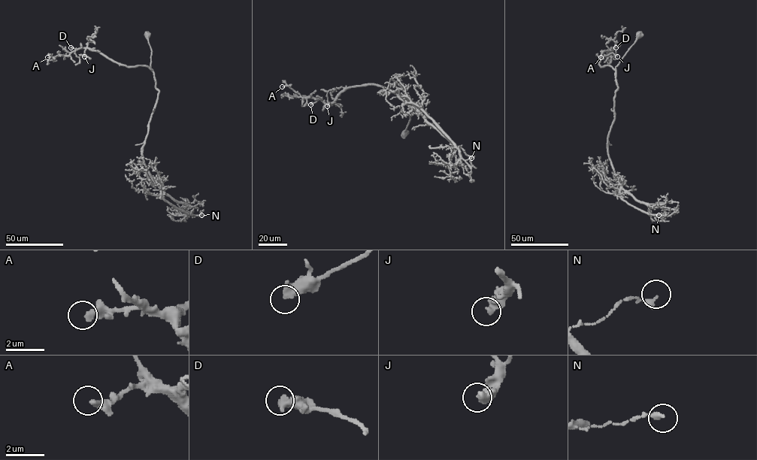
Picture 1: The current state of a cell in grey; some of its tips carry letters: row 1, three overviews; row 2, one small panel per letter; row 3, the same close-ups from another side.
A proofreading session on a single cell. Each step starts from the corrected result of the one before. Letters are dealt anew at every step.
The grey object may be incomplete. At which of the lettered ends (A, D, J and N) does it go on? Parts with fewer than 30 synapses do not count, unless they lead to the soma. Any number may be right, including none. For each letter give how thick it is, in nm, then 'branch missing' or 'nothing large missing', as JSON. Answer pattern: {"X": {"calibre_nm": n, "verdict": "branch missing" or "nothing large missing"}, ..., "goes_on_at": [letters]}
{"A": {"calibre_nm": 240, "verdict": "nothing large missing"}, "D": {"calibre_nm": 420, "verdict": "nothing large missing"}, "J": {"calibre_nm": 440, "verdict": "branch missing"}, "N": {"calibre_nm": 280, "verdict": "nothing large missing"}, "goes_on_at": ["J"]}

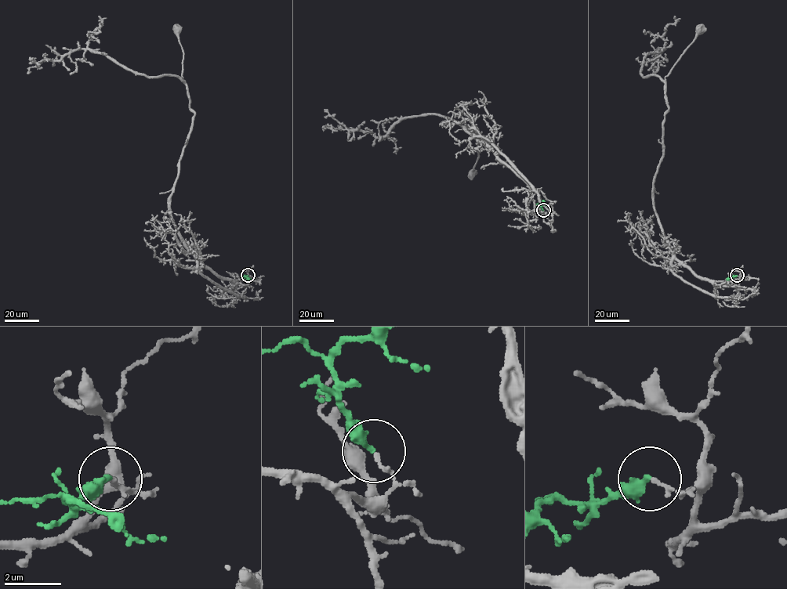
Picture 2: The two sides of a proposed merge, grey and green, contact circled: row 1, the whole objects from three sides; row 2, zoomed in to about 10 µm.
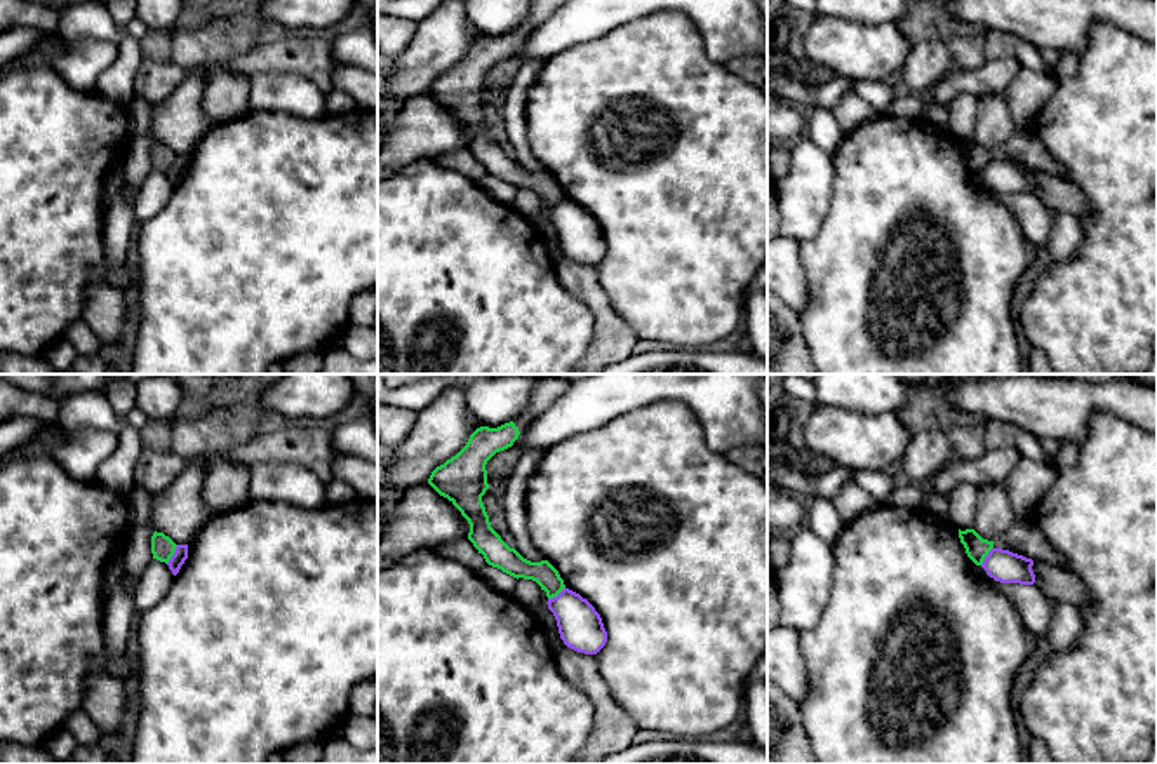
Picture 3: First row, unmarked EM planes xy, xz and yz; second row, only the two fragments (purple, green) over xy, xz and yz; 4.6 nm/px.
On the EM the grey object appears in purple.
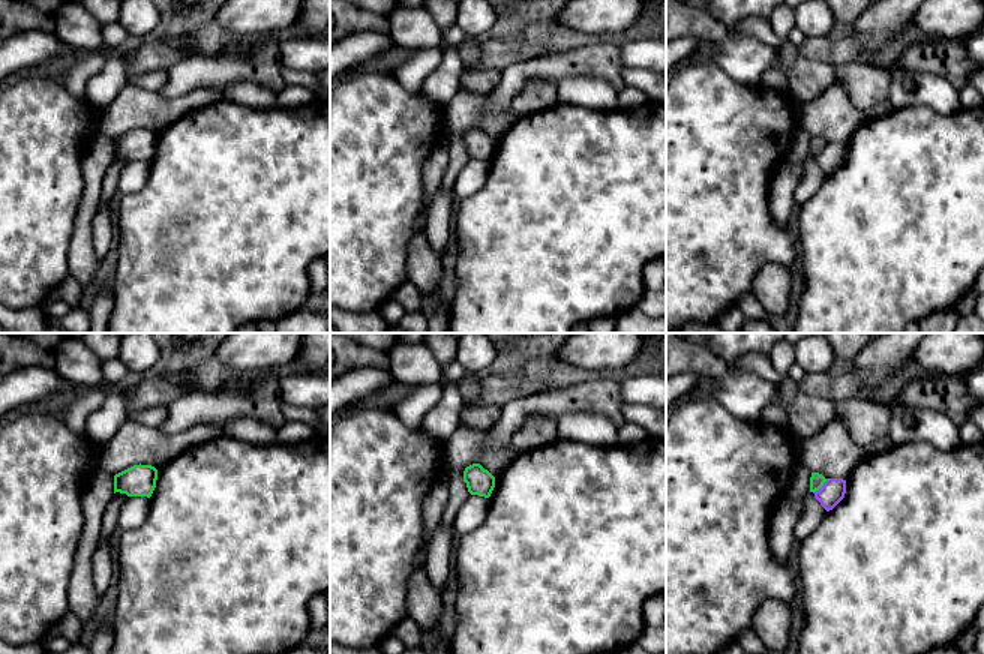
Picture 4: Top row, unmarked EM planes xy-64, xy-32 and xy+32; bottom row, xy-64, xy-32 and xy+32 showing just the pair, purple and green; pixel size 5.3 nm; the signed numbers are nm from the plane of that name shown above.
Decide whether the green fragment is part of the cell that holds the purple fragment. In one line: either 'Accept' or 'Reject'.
Reject

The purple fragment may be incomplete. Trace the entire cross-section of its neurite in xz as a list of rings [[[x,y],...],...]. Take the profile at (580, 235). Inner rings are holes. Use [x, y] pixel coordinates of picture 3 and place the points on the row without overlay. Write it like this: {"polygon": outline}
{"polygon": [[[564,198],[546,214],[567,258],[585,265],[597,265],[605,256],[607,242],[602,228],[579,204]]]}

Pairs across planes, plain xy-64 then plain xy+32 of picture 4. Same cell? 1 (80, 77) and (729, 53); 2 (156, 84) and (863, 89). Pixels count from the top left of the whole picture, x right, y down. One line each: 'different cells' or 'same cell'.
1: same cell
2: different cells

